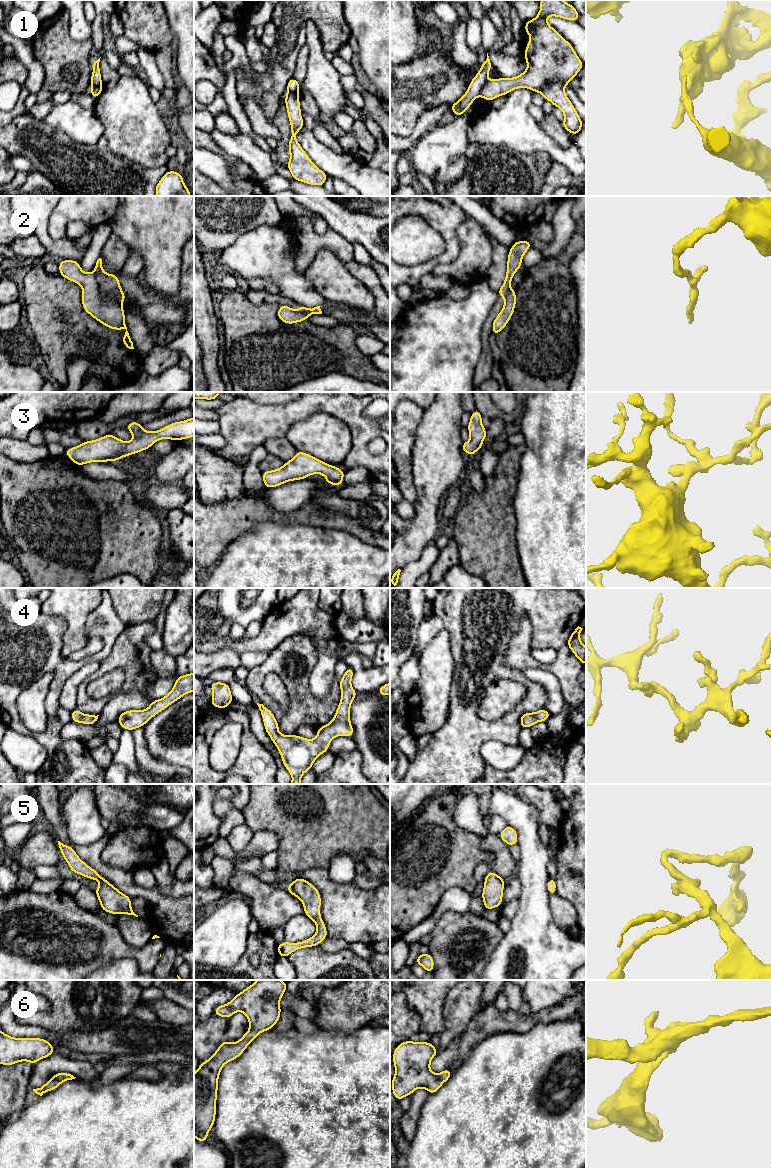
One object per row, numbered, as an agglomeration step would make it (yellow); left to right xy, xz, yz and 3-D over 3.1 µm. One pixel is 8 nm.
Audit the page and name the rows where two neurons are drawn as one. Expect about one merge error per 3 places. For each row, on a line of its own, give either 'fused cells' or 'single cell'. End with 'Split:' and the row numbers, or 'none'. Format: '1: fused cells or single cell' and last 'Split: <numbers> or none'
1: fused cells
2: fused cells
3: single cell
4: single cell
5: single cell
6: single cell
Split: 1, 2

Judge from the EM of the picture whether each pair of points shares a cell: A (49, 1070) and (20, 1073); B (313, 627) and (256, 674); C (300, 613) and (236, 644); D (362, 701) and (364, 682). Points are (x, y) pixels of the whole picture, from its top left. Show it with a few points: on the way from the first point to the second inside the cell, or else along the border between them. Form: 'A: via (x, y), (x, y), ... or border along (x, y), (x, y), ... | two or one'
A: border along (33, 1065), (29, 1088) | two
B: border along (282, 641), (290, 636), (304, 634), (318, 653) | two
C: via (284, 621), (263, 642), (252, 644) | one
D: border along (377, 689), (358, 693) | two

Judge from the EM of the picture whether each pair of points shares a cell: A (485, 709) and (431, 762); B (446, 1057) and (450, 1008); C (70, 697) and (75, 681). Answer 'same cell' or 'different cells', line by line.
A: different cells
B: different cells
C: same cell

